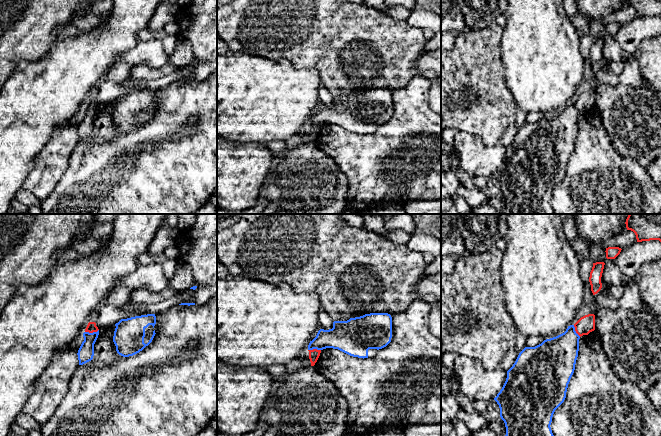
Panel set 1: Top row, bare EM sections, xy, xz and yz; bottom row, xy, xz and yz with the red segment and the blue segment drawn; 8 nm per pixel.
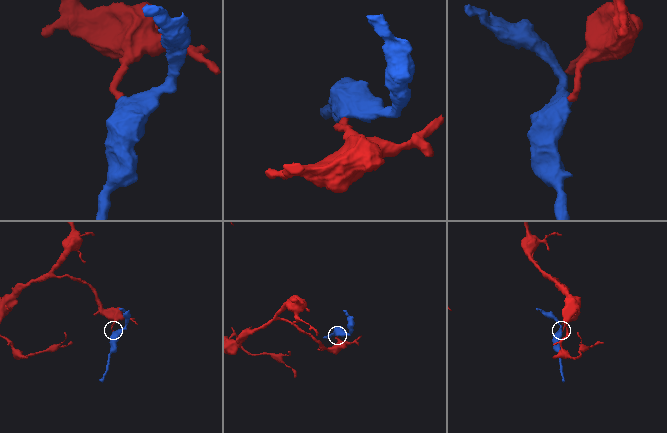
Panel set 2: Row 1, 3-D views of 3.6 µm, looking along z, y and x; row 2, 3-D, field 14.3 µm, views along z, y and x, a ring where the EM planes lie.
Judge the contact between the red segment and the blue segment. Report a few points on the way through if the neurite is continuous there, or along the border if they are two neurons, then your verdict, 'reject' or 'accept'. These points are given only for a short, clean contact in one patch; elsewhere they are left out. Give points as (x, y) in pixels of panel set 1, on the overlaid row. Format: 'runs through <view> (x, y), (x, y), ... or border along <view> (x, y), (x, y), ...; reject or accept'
border along xy (98, 329), (92, 332), (85, 332); reject

